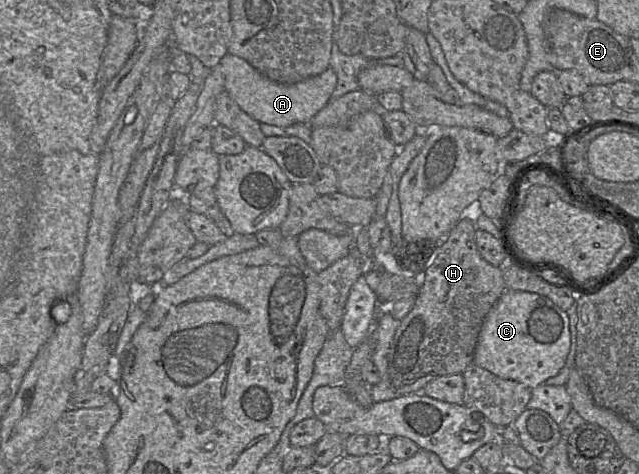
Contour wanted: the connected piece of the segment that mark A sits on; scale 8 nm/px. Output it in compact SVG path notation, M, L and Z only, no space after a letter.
M231 53L220 60L219 68L224 77L225 91L232 100L258 122L275 126L309 124L315 114L328 103L337 85L336 73L330 66L323 73L295 84L272 81L246 60Z

